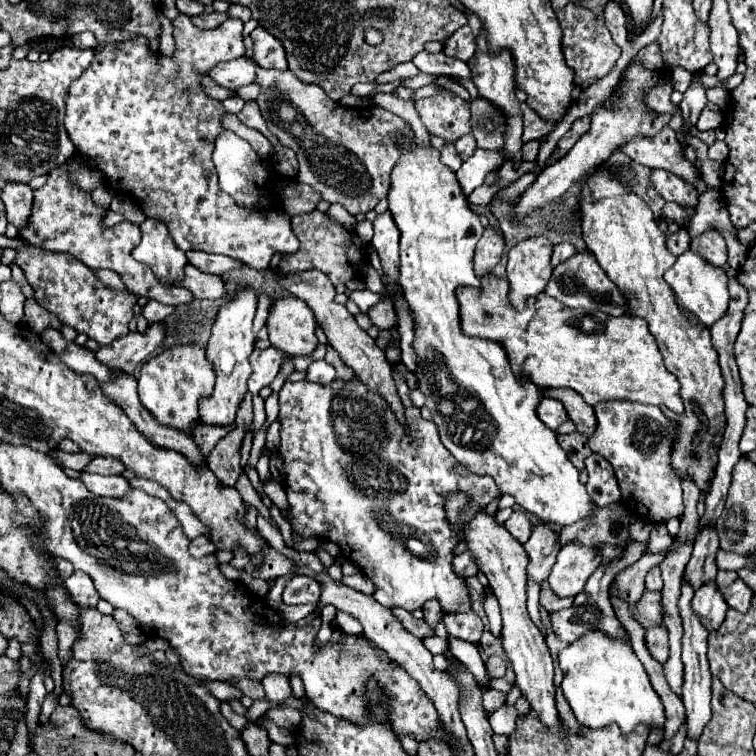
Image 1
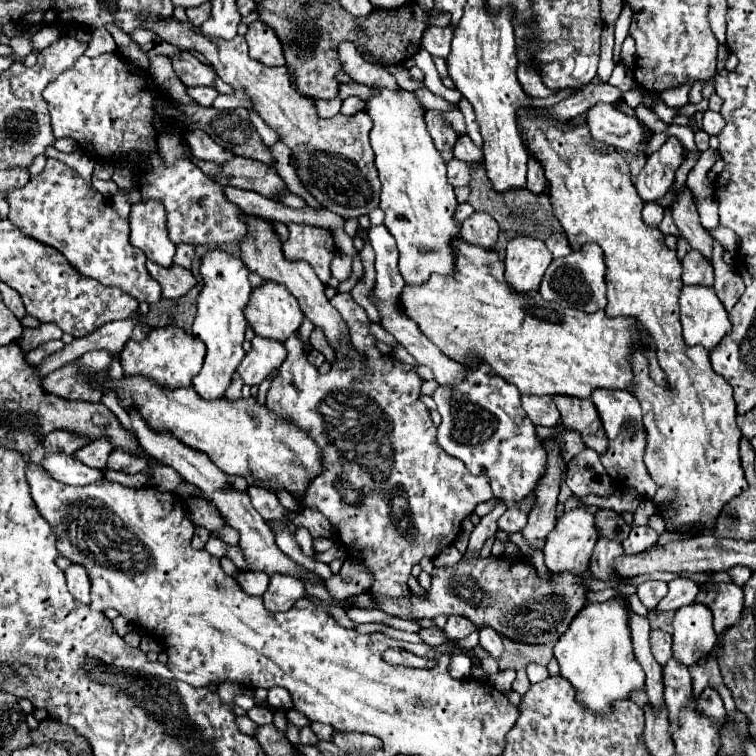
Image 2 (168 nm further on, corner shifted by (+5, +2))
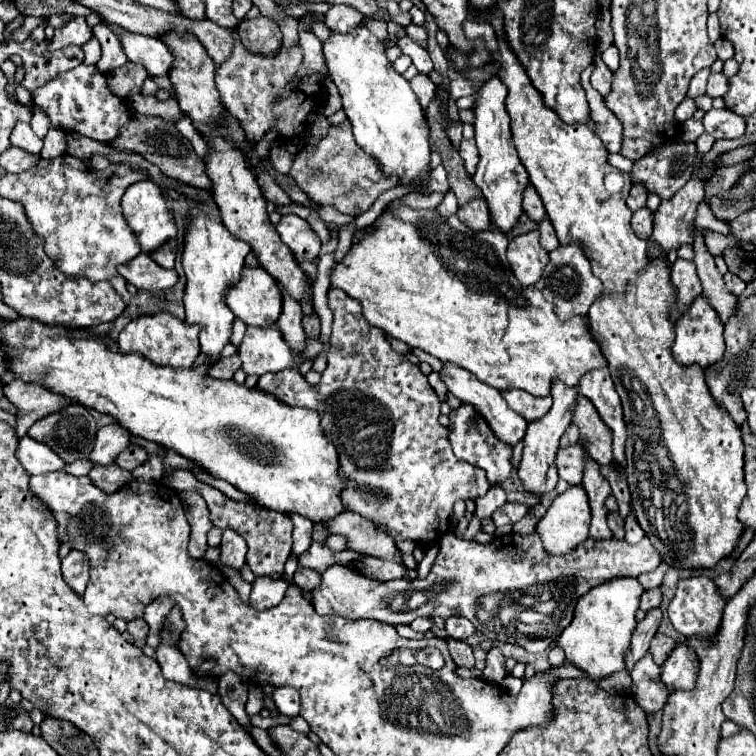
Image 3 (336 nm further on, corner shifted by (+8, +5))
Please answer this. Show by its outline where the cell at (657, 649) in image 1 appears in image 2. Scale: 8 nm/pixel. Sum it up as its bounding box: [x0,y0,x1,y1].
[649,630,673,666]

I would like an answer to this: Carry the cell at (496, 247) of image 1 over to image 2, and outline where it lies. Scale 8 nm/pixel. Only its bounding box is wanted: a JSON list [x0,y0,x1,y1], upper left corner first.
[461,212,499,250]

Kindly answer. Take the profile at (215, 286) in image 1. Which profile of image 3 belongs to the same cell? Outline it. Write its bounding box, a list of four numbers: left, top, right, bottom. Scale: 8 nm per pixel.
[118,253,178,289]

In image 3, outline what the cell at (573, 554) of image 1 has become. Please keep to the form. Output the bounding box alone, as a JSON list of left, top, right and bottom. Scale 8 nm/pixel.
[536,485,590,555]

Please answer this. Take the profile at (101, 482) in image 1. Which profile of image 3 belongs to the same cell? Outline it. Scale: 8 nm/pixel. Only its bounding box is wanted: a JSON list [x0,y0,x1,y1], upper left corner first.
[18,437,64,475]

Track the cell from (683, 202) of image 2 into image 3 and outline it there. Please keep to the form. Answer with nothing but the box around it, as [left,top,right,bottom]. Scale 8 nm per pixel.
[694,231,738,323]

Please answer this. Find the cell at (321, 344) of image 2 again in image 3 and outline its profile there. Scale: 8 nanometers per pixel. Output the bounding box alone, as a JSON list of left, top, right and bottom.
[304,313,320,337]

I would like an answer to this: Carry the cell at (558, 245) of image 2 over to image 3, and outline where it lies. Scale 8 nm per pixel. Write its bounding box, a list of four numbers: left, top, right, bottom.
[538,219,558,251]

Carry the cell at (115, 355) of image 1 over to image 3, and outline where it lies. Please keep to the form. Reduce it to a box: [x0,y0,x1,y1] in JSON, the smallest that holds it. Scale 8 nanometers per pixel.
[2,379,72,437]

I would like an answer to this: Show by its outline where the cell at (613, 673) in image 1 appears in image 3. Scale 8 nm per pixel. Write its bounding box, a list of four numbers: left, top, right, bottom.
[558,577,644,679]

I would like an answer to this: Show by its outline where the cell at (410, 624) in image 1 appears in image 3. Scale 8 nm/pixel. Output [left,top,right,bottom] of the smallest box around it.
[448,639,474,669]

